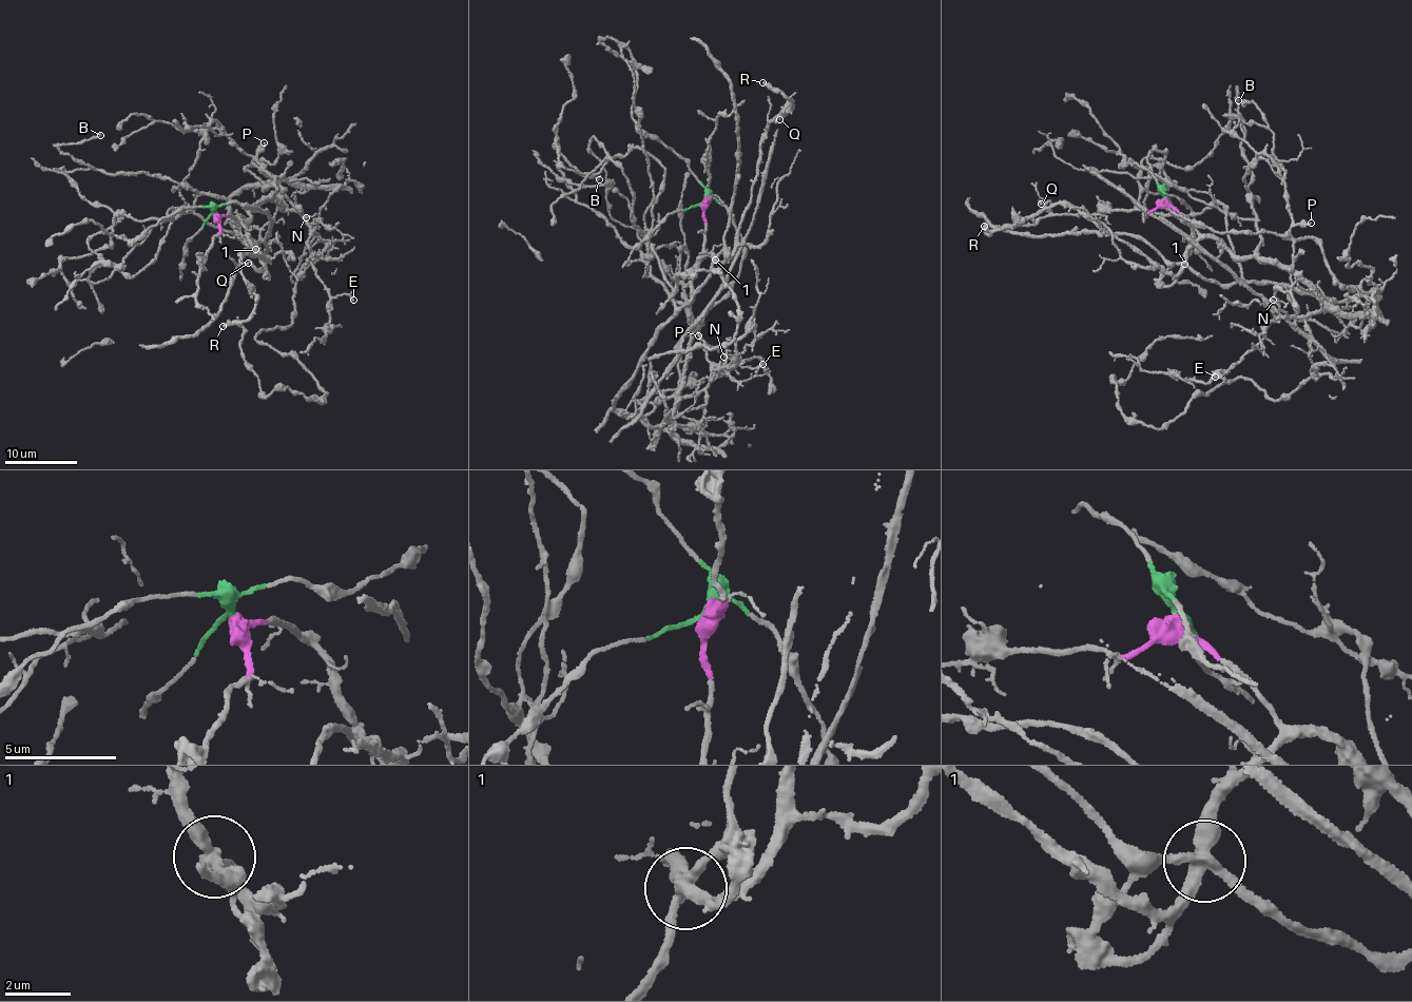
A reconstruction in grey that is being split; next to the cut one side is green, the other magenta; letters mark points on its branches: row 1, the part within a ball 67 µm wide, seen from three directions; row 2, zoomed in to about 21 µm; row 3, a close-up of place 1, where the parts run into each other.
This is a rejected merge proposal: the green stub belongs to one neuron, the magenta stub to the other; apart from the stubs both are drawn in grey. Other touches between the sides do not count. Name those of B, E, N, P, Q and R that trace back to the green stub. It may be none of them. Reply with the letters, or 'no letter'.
P

